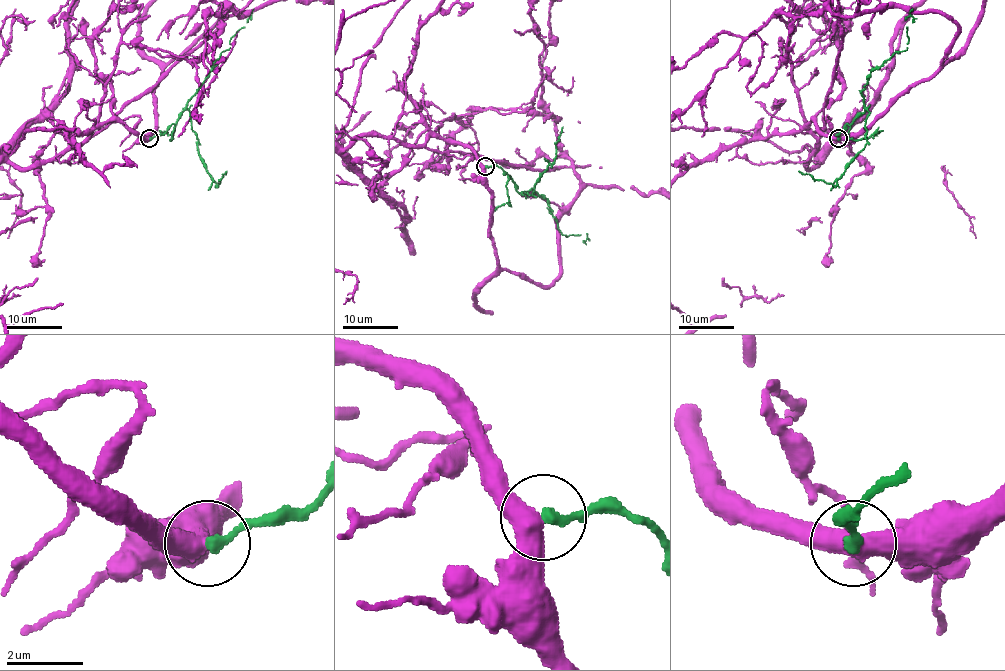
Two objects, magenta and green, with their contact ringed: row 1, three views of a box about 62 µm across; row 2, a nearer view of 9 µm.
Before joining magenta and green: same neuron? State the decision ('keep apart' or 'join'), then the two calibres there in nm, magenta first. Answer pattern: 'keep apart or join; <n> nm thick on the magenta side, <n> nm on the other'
keep apart; 480 nm thick on the magenta side, 280 nm on the other

